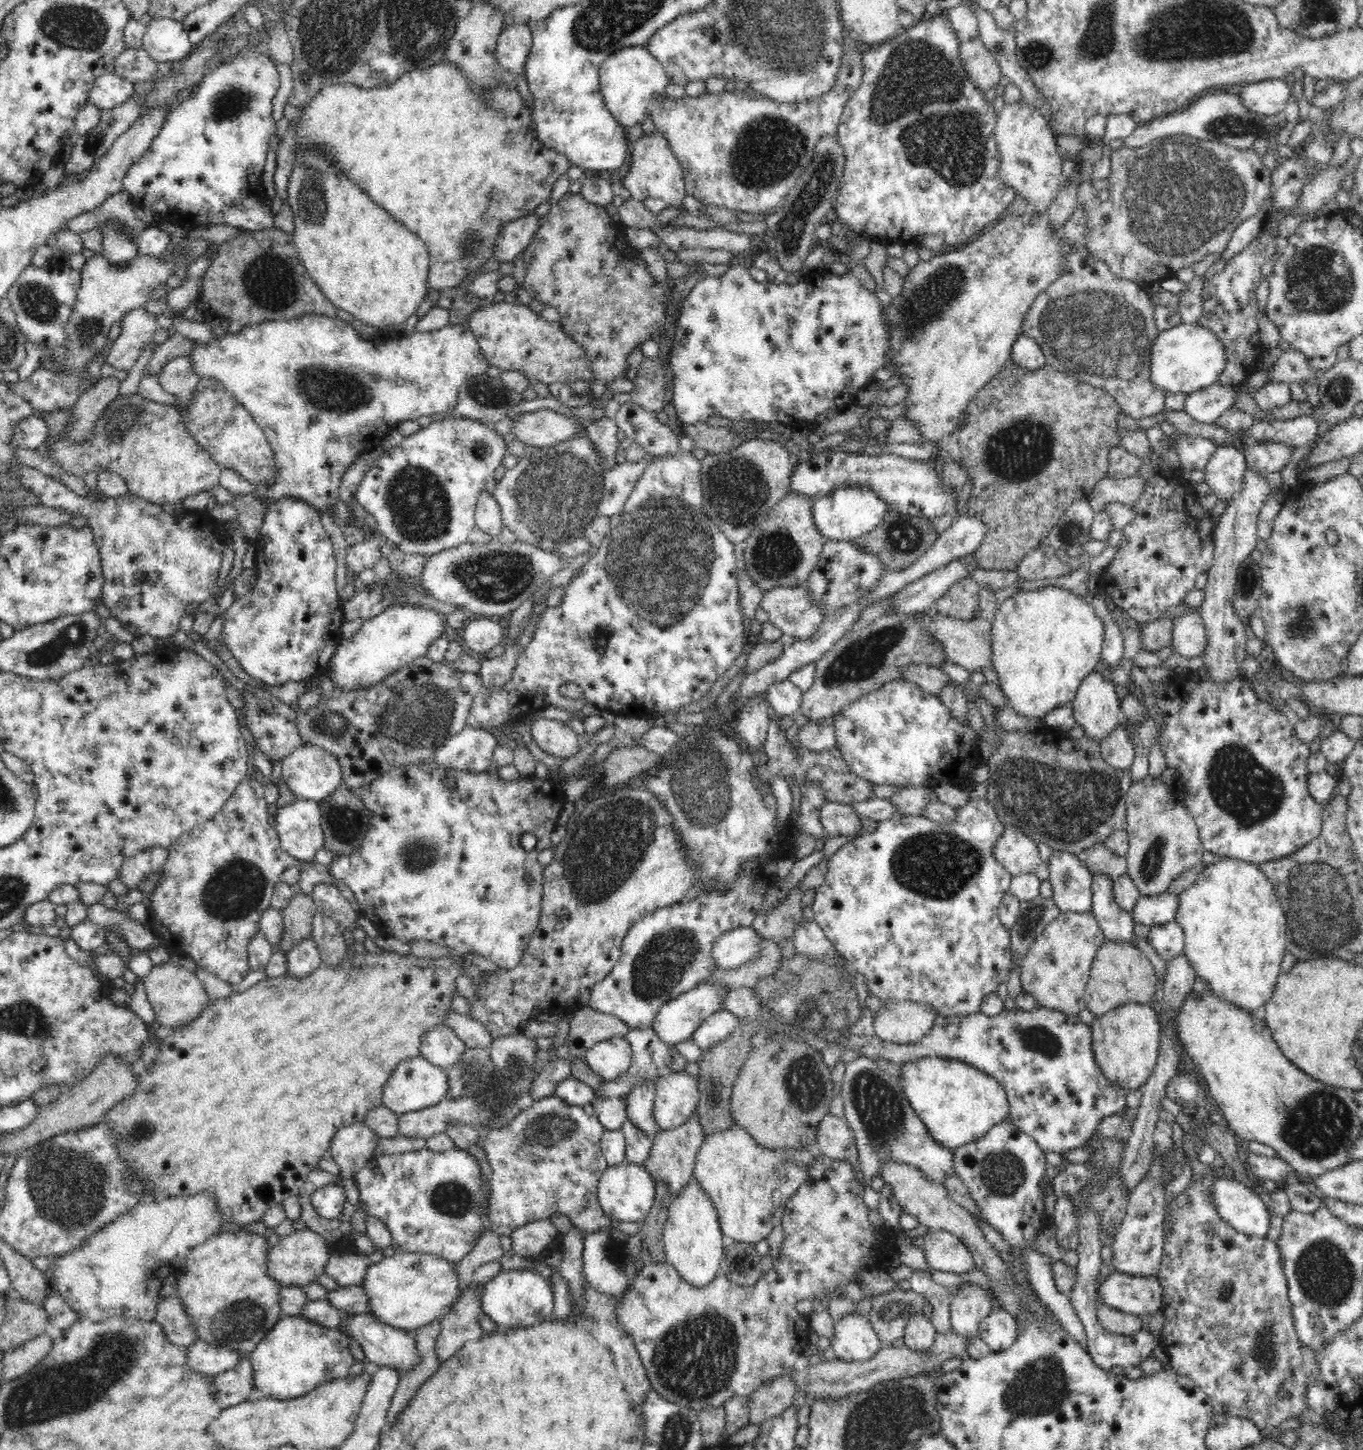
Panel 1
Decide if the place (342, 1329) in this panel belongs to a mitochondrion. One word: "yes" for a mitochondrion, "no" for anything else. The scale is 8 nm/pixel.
no

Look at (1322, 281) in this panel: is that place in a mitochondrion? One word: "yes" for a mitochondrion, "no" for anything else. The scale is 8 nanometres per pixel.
yes

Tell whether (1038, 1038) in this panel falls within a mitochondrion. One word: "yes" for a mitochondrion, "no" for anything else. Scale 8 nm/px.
yes

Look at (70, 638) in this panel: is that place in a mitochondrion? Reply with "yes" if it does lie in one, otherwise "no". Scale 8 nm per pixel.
yes

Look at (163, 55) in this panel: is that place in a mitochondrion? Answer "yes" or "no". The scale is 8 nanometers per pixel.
no

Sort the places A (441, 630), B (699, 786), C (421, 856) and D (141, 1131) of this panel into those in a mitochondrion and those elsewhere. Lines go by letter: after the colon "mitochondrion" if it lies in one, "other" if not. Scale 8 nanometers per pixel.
A: other
B: mitochondrion
C: mitochondrion
D: mitochondrion

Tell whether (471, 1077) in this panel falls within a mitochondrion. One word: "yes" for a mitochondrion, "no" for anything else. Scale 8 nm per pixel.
yes

